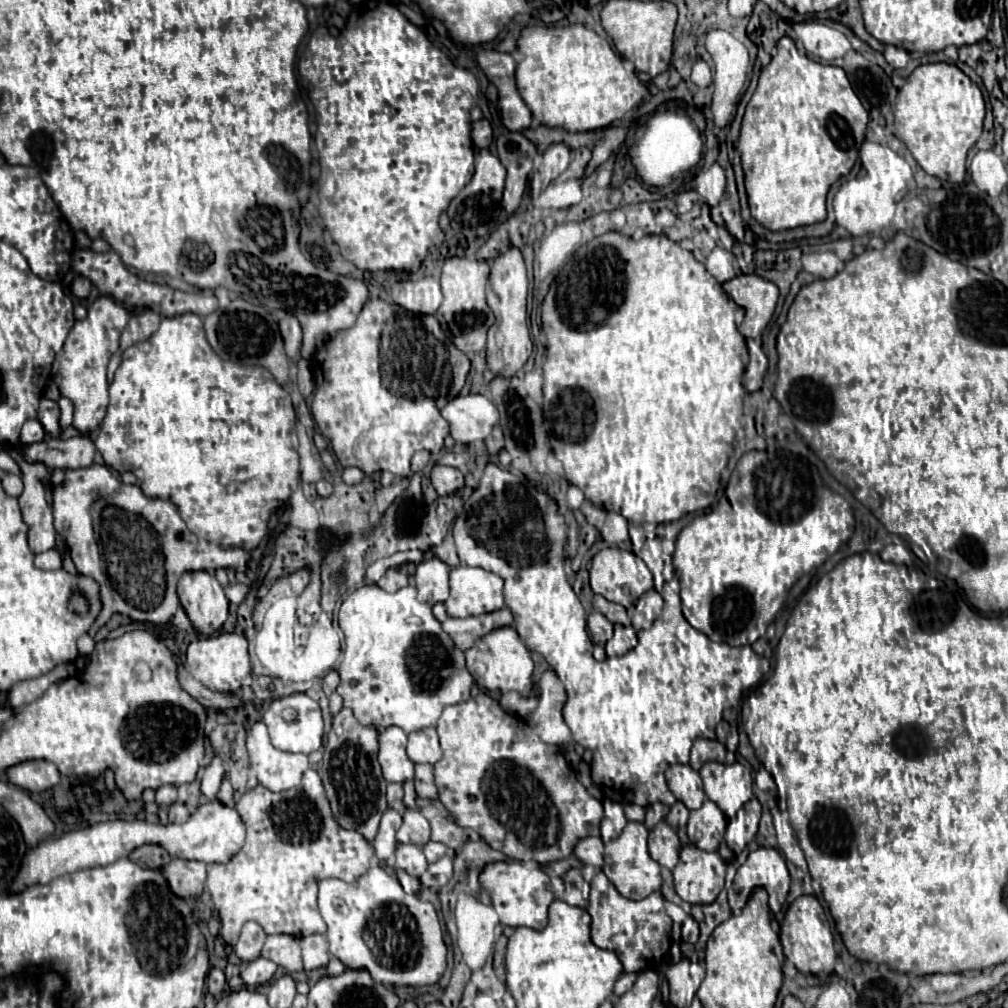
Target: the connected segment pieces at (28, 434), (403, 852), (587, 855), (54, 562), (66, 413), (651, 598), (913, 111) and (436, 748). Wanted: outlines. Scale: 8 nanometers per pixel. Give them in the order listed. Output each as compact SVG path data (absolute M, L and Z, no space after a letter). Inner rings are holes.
M28 420L24 426L22 426L22 432L20 432L20 442L22 444L34 444L34 442L40 442L44 440L46 432L42 428L42 424L38 420Z
M398 844L398 848L396 848L396 868L402 868L410 876L418 878L428 868L428 862L426 862L422 848L418 848L414 844Z
M582 838L574 848L574 856L582 864L592 864L596 868L602 868L602 852L604 846L600 838Z
M56 550L42 552L36 556L34 566L42 568L42 570L58 570L58 568L62 568L62 556Z
M60 398L58 406L60 406L60 412L62 412L62 426L68 428L72 424L72 402L68 398Z
M604 548L604 550L600 550L600 552L592 558L592 568L589 568L589 582L590 586L592 586L592 590L594 590L594 594L600 594L600 596L604 596L606 600L616 602L616 604L622 604L622 606L626 608L631 619L632 626L636 631L650 628L654 620L656 620L662 613L664 600L660 593L654 589L653 576L650 574L650 570L646 568L646 564L644 564L644 562L636 556L634 552L620 550L620 548ZM644 604L646 604L646 610L650 610L650 608L654 610L654 608L656 608L660 614L658 614L656 618L642 614L640 610L644 608Z
M954 64L918 66L898 90L894 106L896 136L906 144L926 174L948 182L964 182L966 156L982 134L986 106L980 88Z
M422 728L418 732L410 732L408 734L408 756L416 764L418 762L436 764L442 758L436 728Z

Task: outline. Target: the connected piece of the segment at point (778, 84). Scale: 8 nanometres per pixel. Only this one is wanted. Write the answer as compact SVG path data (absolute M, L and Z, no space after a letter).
M782 38L776 46L776 56L772 56L772 62L760 72L758 88L746 106L737 142L754 220L768 230L790 230L824 222L826 194L840 176L846 176L854 168L858 148L864 142L866 124L868 112L850 88L842 68L814 62L800 54L790 38Z

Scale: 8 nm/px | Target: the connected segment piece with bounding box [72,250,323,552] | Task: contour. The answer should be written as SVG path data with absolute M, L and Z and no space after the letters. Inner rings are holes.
M76 250L72 256L72 270L90 278L100 294L112 296L114 302L118 300L128 308L150 308L163 316L150 340L138 342L122 352L122 362L114 374L108 412L94 440L110 468L116 472L134 472L146 496L170 500L190 532L198 538L220 546L238 546L246 552L254 550L268 532L268 522L264 518L264 506L268 502L286 502L288 496L300 488L304 498L314 506L314 500L319 497L315 486L323 478L323 464L312 440L314 433L301 433L305 422L312 418L306 401L296 404L297 400L293 401L284 392L266 368L224 362L210 348L200 316L208 316L216 310L214 296L144 282L126 270L114 250L104 254Z

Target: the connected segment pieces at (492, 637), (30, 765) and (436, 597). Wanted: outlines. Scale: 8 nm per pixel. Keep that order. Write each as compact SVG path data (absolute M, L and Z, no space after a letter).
M510 626L508 628L496 628L494 632L476 640L476 644L470 650L466 650L466 666L468 666L468 672L472 674L474 682L482 690L500 690L502 694L516 690L522 696L532 694L534 662L530 658L530 650L520 640L518 632Z
M26 760L22 764L14 764L14 768L6 768L8 780L28 792L42 792L58 784L60 772L48 760Z
M436 556L432 560L420 562L414 574L418 600L430 606L444 602L448 598L448 572L450 568Z

